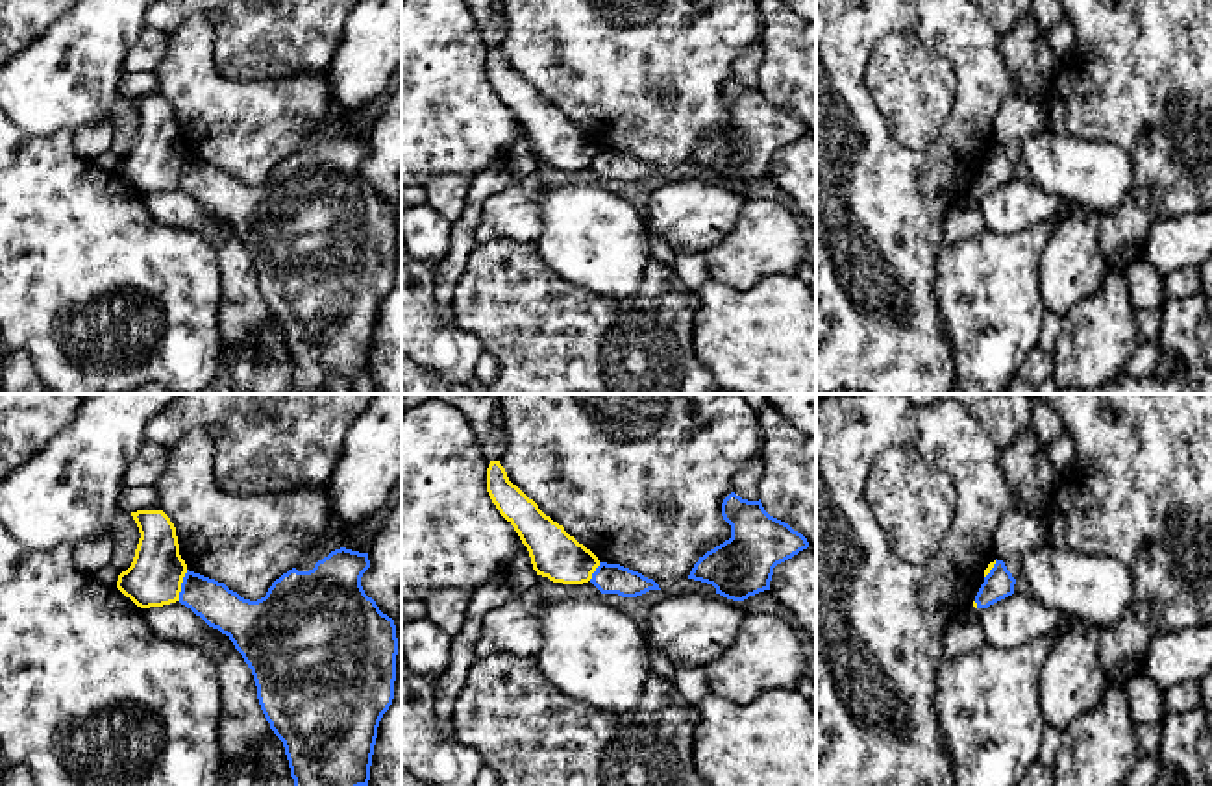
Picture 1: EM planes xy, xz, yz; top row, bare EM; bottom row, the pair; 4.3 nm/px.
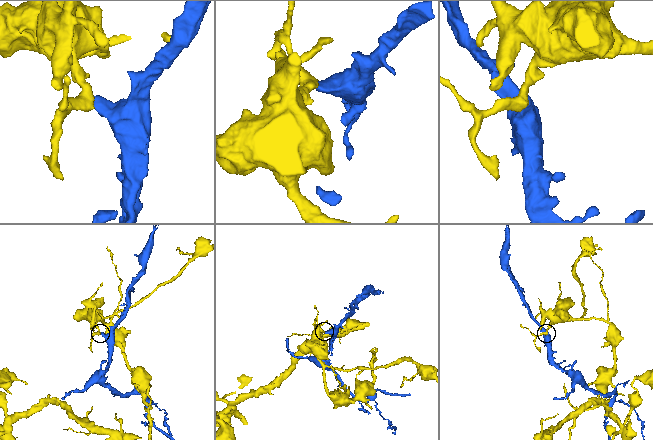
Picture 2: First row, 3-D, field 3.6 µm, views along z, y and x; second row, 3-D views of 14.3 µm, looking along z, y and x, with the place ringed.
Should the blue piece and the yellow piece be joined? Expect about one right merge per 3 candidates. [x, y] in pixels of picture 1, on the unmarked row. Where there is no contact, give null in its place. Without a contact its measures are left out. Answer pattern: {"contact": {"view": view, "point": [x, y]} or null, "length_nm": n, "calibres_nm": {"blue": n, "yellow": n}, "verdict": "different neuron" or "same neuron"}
{"contact": {"view": "xy", "point": [182, 171]}, "length_nm": 140, "calibres_nm": {"blue": 180, "yellow": 240}, "verdict": "different neuron"}

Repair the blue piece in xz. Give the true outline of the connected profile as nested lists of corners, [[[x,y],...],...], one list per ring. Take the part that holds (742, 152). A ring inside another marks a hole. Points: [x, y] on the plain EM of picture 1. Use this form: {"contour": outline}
{"contour": [[[731,78],[722,89],[722,102],[731,111],[731,124],[699,142],[688,165],[712,170],[716,179],[727,185],[744,187],[770,176],[773,154],[809,133],[807,124],[788,109],[770,102],[761,85],[748,87]]]}

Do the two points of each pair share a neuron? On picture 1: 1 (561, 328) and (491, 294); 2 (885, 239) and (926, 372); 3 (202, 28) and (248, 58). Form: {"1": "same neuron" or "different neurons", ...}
{"1": "same neuron", "2": "same neuron", "3": "different neurons"}

